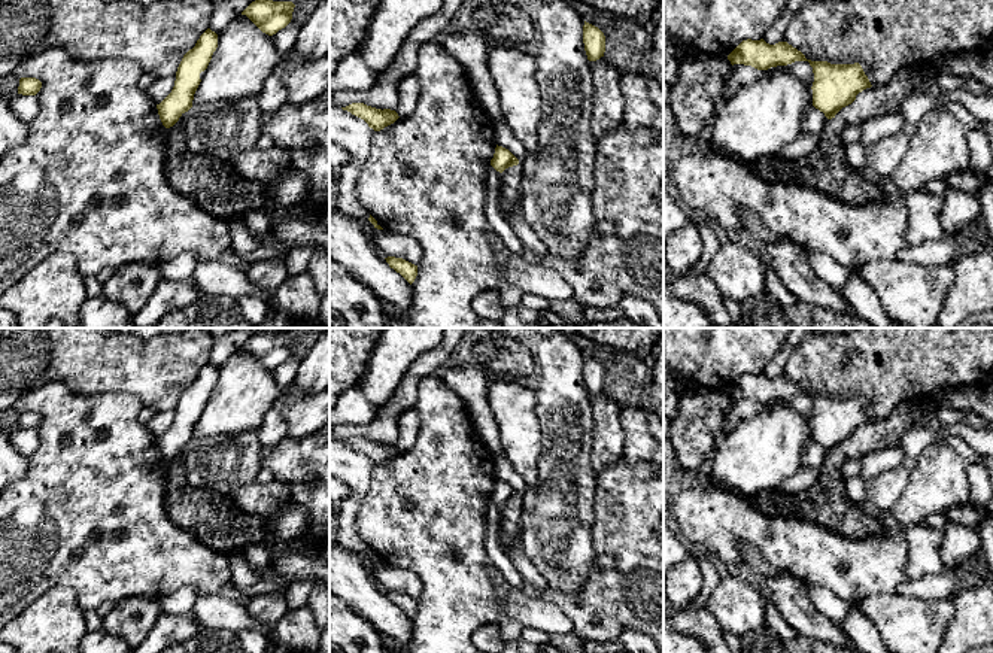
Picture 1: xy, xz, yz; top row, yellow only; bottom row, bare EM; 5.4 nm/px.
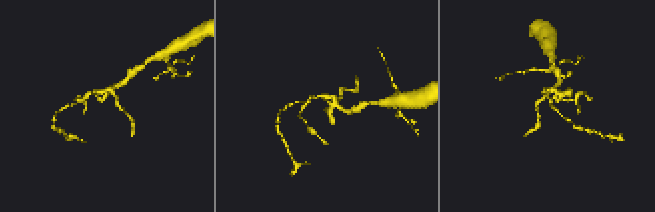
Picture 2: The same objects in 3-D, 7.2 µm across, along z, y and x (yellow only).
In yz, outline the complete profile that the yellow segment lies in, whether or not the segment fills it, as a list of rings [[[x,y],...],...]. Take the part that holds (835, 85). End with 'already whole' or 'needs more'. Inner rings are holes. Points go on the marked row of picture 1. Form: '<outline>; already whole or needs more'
[[[743,40],[729,55],[731,64],[751,66],[757,70],[768,70],[777,66],[787,66],[795,61],[808,61],[813,67],[813,106],[825,113],[828,119],[856,100],[856,95],[871,82],[859,63],[830,64],[828,61],[811,61],[789,45],[778,42],[775,45],[760,40]]]; already whole

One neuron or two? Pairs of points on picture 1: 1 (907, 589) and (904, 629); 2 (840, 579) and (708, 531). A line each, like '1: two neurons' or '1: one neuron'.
1: two neurons
2: one neuron

